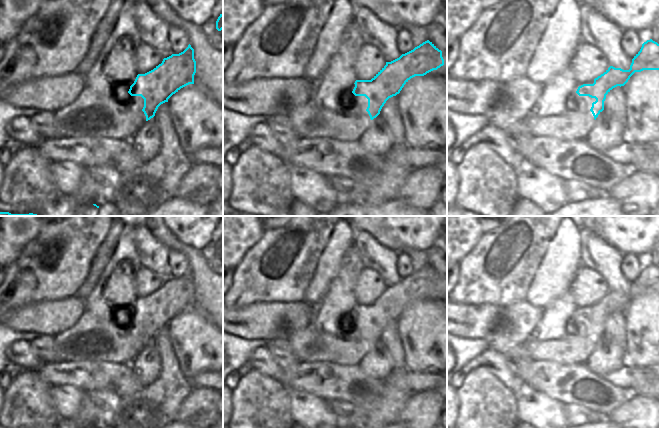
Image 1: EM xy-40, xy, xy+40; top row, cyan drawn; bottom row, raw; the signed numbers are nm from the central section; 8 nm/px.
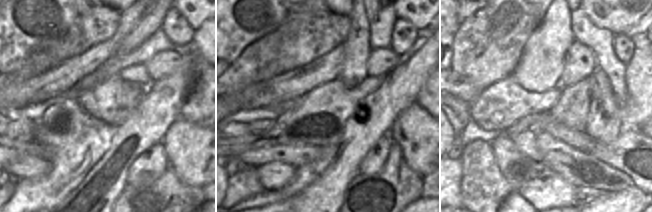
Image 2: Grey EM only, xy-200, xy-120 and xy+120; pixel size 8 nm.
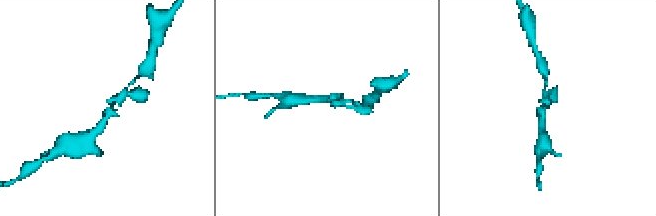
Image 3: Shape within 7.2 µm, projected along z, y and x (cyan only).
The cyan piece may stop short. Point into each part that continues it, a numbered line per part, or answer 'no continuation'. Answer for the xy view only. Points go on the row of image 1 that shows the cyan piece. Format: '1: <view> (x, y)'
no continuation

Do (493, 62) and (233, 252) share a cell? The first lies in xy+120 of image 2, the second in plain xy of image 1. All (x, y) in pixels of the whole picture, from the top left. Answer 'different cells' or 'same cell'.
different cells

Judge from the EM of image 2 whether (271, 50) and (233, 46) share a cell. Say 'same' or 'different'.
different

